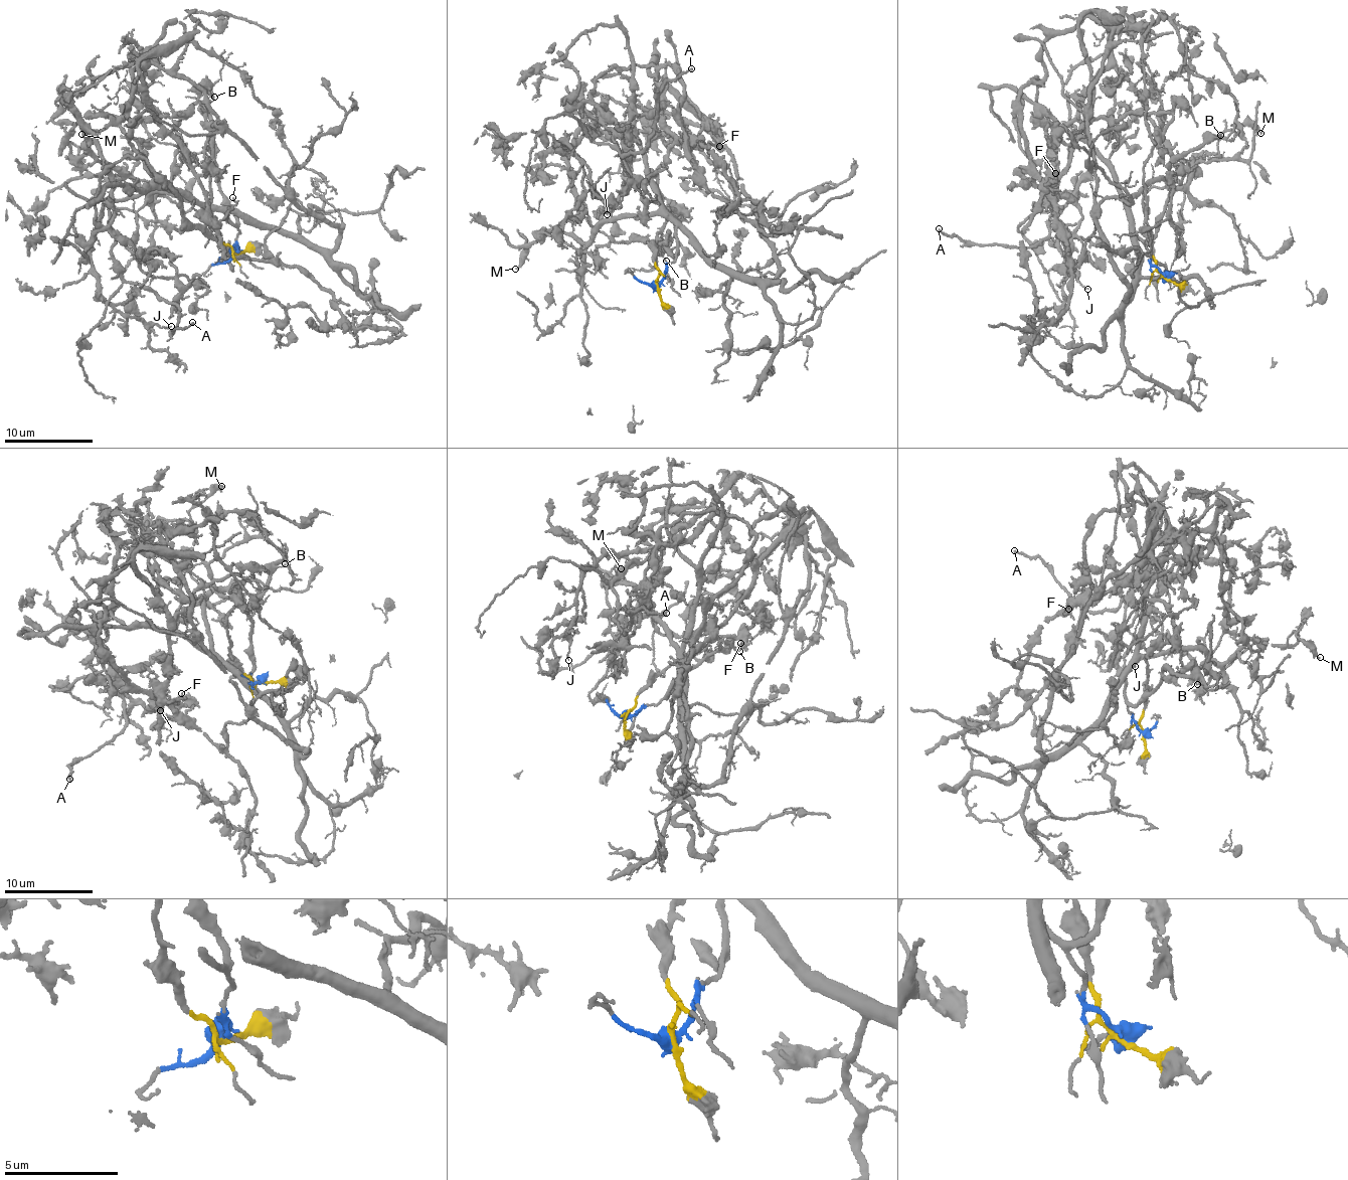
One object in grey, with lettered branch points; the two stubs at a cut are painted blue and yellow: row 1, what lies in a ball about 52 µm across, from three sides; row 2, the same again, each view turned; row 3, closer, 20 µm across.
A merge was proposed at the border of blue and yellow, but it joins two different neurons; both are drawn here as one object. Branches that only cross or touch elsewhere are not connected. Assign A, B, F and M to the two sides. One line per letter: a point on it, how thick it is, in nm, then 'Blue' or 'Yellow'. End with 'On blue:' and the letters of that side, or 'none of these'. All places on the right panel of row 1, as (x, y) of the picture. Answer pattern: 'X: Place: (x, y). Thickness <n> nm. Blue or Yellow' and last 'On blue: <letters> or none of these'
A: Place: (939, 228). Thickness 160 nm. Blue
B: Place: (1220, 135). Thickness 90 nm. Blue
F: Place: (1055, 173). Thickness 170 nm. Yellow
M: Place: (1260, 133). Thickness 200 nm. Blue
On blue: A, B, M

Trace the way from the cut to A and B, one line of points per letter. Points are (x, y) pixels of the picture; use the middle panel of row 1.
A: (657, 285), (679, 242), (641, 143), (596, 120), (588, 137), (637, 154), (657, 92), (692, 67)
B: (657, 285), (677, 254), (672, 256), (669, 247), (664, 249), (669, 233), (670, 243), (660, 255), (666, 261)

